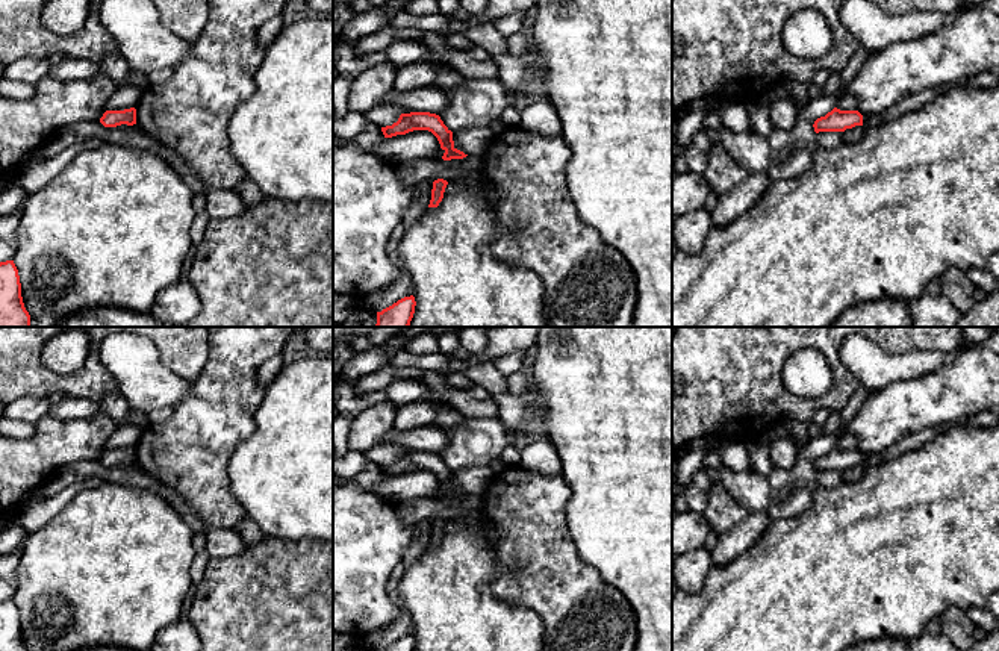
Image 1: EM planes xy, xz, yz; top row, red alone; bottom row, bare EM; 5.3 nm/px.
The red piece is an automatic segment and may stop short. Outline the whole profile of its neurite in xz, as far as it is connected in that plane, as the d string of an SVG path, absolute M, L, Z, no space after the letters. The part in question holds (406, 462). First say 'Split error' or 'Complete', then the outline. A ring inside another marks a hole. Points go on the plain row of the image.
Split error. M430 451L401 453L392 465L381 466L384 477L406 474L413 469L431 471L440 487L445 491L440 498L419 498L400 501L400 516L407 524L419 524L431 519L431 539L428 547L437 547L443 537L445 527L450 521L462 516L477 516L486 522L483 497L465 494L454 486L453 471L443 463L439 454Z

